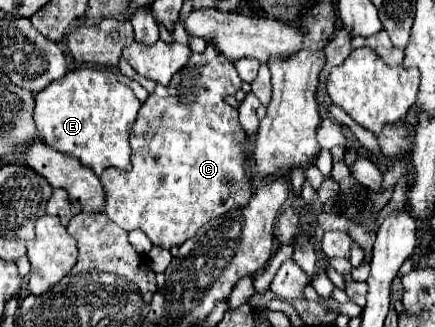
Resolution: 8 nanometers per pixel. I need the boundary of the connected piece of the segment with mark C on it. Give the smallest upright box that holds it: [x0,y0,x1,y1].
[100,43,254,249]

